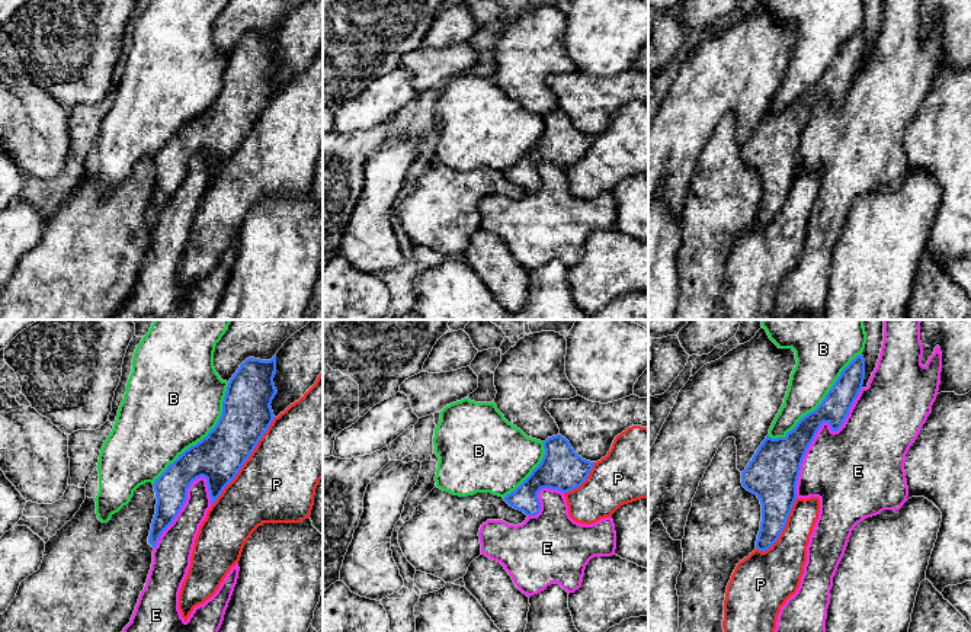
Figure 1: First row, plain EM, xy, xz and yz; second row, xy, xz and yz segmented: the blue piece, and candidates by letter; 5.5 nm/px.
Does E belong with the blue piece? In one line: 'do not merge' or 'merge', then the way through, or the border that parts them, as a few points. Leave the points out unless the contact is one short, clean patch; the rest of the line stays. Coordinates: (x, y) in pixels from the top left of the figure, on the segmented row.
do not merge

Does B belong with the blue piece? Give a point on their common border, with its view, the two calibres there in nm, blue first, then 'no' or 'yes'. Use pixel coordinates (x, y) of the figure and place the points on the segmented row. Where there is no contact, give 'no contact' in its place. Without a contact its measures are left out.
xy (204, 438) | 260/500 nm | no

